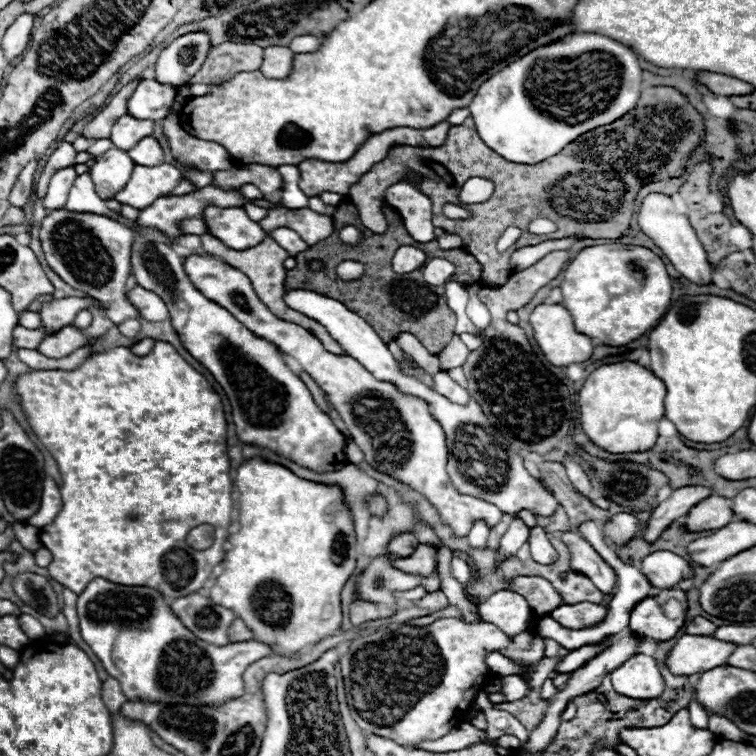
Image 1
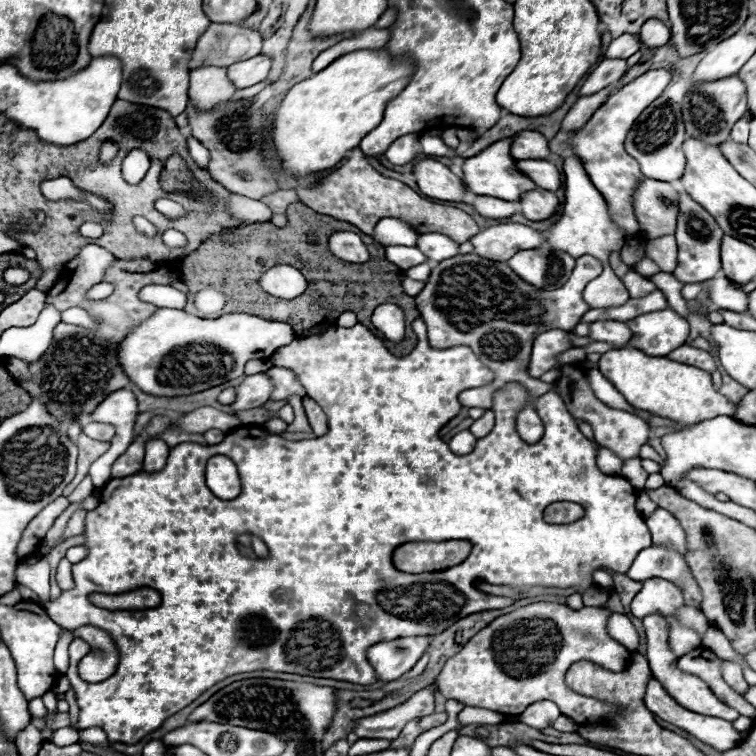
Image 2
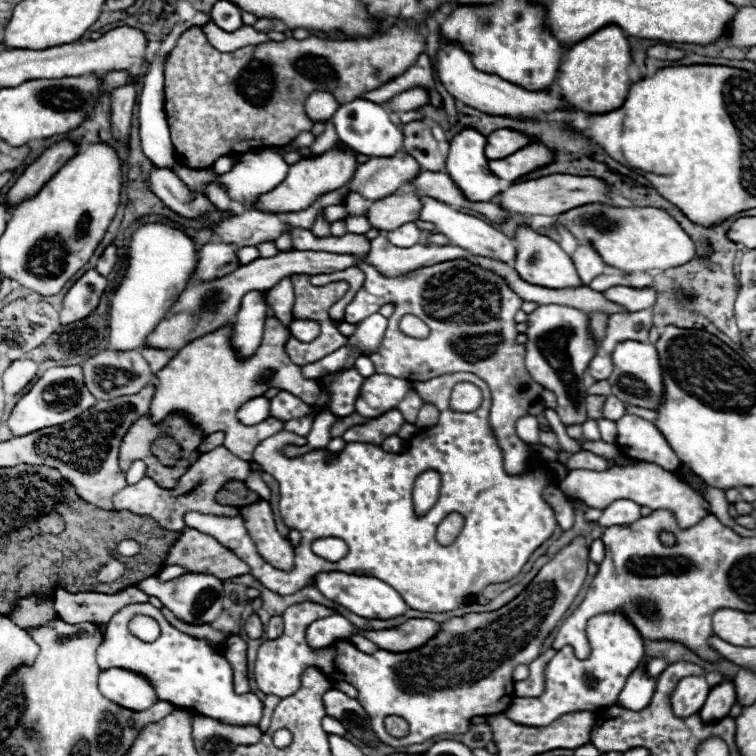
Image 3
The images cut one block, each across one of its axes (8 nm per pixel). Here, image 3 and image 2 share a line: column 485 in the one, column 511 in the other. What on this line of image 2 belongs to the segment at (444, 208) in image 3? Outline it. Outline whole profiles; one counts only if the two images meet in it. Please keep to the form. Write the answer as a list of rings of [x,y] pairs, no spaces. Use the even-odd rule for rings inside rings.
[[[500,222],[470,238],[476,254],[490,260],[508,260],[520,250],[538,248],[546,242],[546,236],[526,224]]]

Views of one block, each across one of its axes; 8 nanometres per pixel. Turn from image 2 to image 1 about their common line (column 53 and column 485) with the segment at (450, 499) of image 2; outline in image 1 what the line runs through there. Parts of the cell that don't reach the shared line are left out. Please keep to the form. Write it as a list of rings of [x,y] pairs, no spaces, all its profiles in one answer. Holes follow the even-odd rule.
[[[496,592],[486,598],[486,602],[480,604],[480,616],[498,624],[508,634],[536,628],[528,602],[516,592]]]

